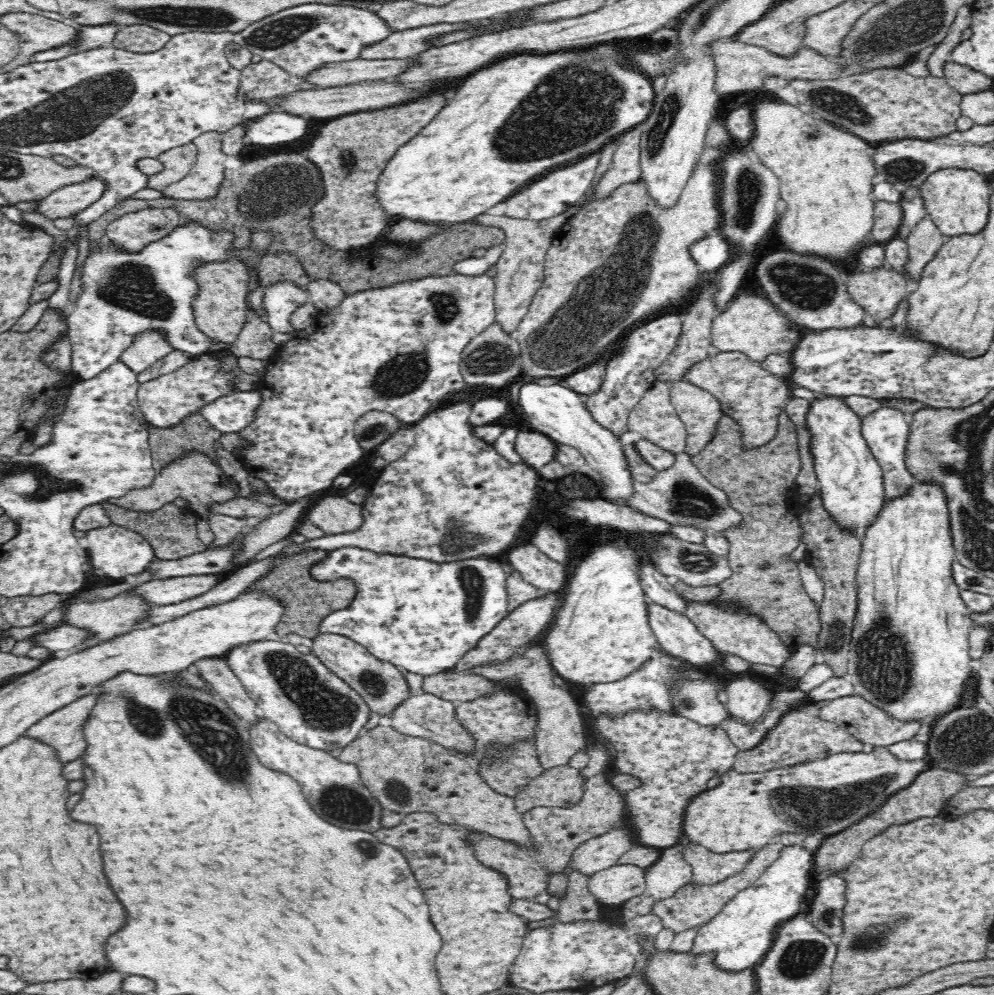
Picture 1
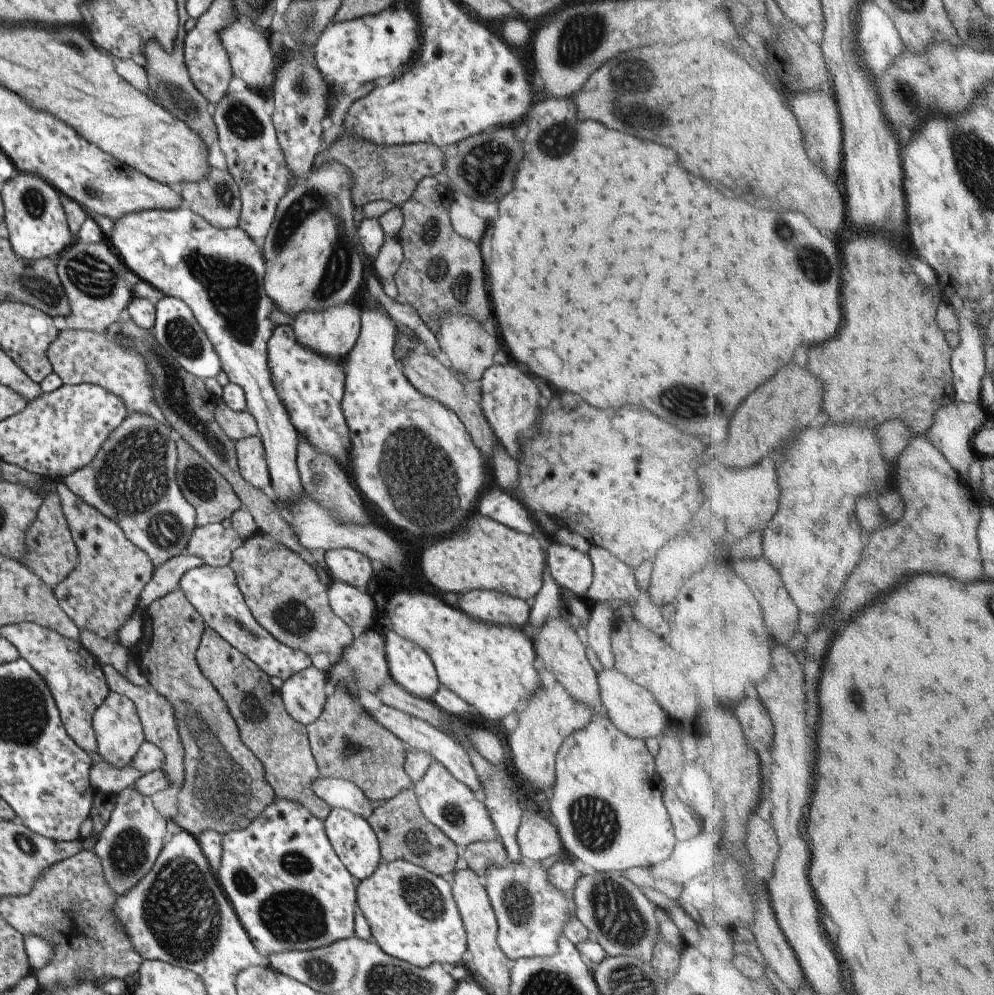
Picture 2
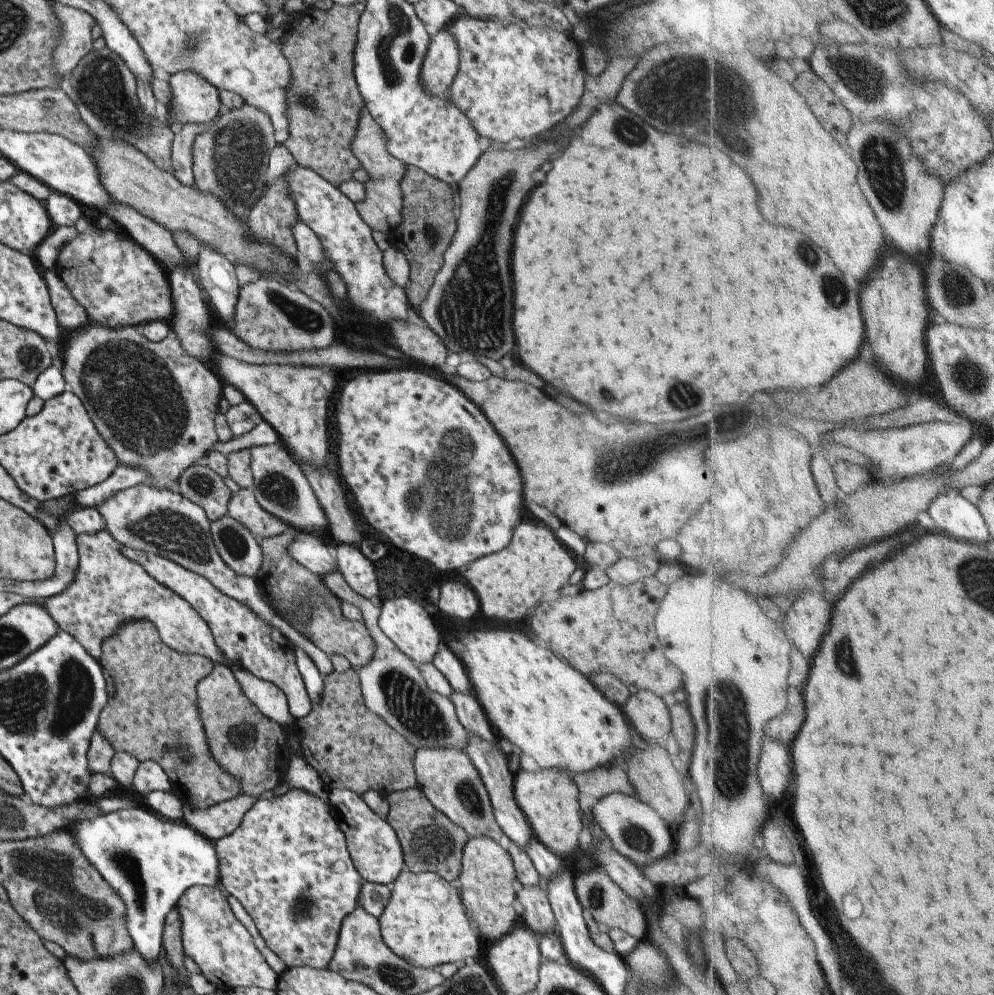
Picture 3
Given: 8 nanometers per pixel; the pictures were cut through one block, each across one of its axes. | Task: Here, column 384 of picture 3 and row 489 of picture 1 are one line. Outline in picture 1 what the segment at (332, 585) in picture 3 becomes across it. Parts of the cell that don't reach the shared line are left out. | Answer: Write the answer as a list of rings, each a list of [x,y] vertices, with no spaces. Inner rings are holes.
[[[685,452],[676,454],[674,464],[647,483],[633,481],[634,494],[626,500],[626,505],[648,516],[659,518],[670,524],[695,526],[700,530],[716,530],[720,534],[732,526],[742,524],[742,515],[730,505],[726,491],[714,486],[692,464],[691,455]]]

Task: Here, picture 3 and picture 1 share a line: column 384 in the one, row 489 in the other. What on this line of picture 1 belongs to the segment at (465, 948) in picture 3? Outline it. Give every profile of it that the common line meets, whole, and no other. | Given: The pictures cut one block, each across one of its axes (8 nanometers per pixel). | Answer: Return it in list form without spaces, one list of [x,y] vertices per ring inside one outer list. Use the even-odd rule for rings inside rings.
[[[914,483],[905,495],[893,499],[885,499],[882,508],[873,520],[873,523],[862,534],[862,544],[859,564],[856,572],[857,585],[857,611],[851,633],[851,641],[848,652],[849,681],[854,685],[856,696],[860,696],[874,704],[878,709],[888,711],[892,717],[900,721],[920,721],[932,724],[938,718],[944,716],[948,711],[960,707],[972,707],[978,703],[976,692],[976,675],[970,667],[970,654],[968,653],[969,633],[974,626],[968,605],[961,598],[961,591],[953,578],[952,564],[956,562],[956,553],[952,545],[952,533],[950,533],[950,513],[948,513],[948,501],[944,495],[944,489],[938,483]]]

